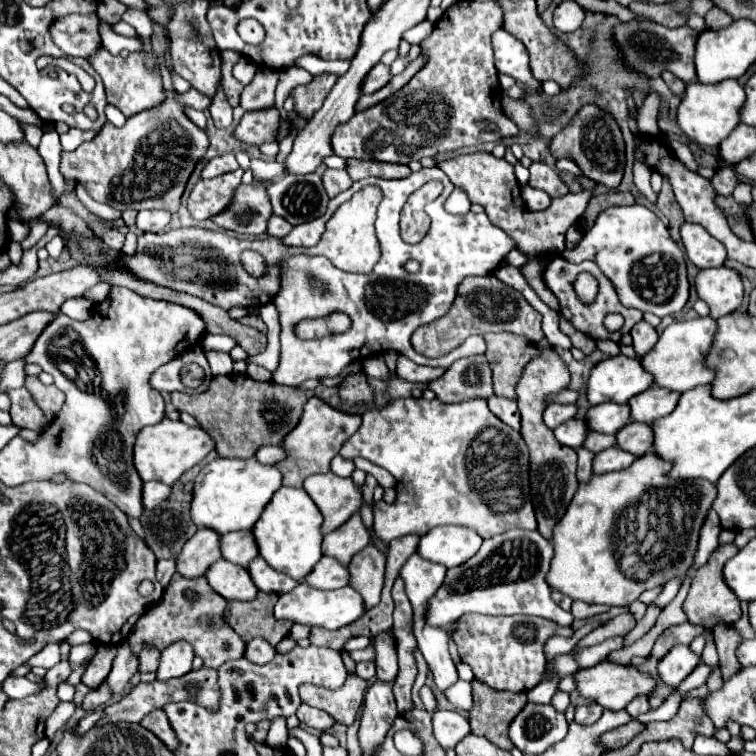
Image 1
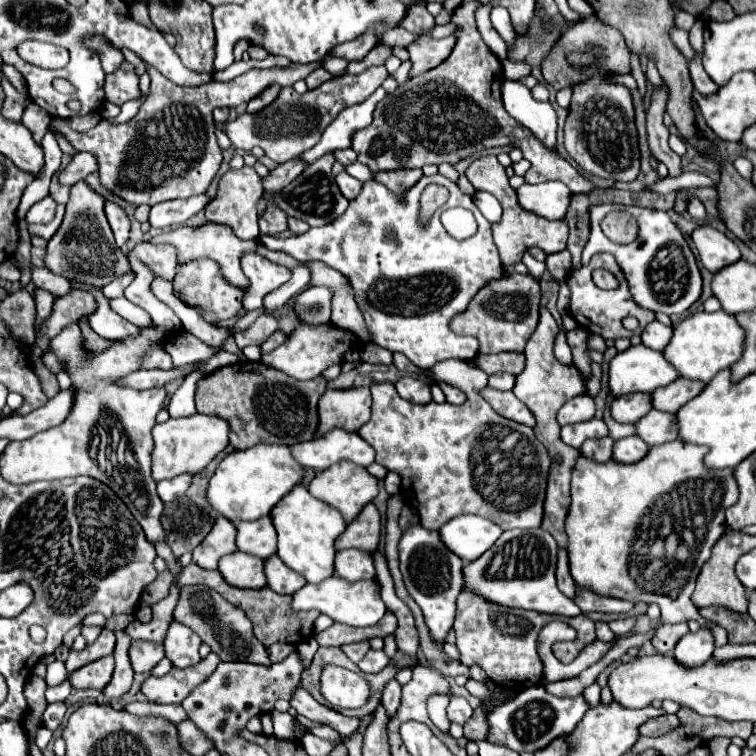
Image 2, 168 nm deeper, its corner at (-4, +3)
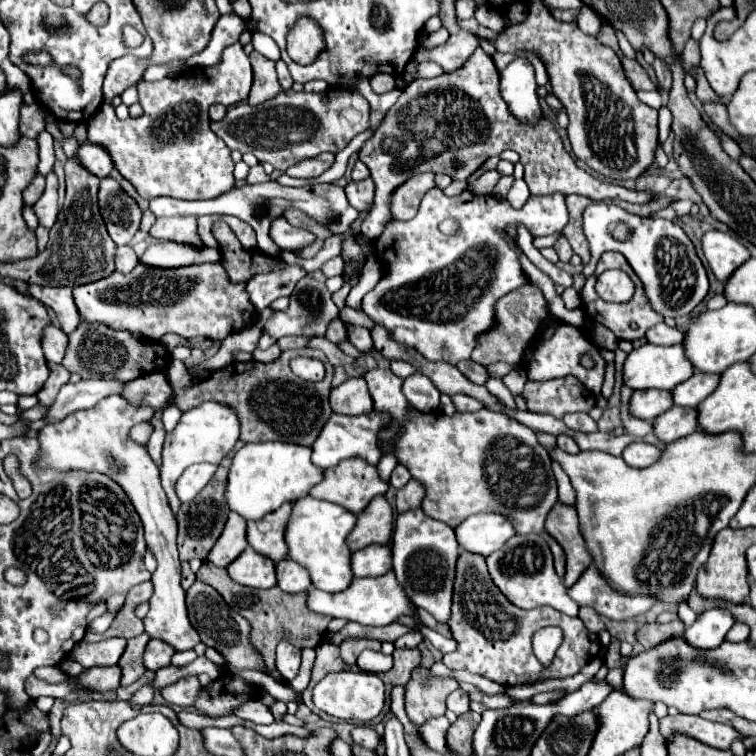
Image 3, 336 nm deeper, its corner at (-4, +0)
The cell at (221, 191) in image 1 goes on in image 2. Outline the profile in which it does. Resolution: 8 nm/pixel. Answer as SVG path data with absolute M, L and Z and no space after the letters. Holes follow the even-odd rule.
M242 167L238 171L230 169L220 177L218 191L216 191L212 203L208 203L208 207L204 209L206 219L232 227L232 231L240 239L256 239L260 235L258 221L256 221L256 217L258 217L256 215L256 199L260 199L260 195L262 195L262 181L260 181L258 173L254 171L254 167Z

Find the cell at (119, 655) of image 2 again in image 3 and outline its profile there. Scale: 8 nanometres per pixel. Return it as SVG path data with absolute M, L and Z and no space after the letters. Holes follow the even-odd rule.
M146 632L128 640L128 646L118 662L122 666L122 686L136 682L146 672L144 662L142 662L142 654L144 654L144 646L148 644L148 640L150 640L150 636Z

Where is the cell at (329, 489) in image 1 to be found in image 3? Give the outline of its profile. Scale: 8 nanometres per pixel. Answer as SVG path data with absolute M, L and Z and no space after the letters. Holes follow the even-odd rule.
M348 458L340 462L340 466L326 470L324 482L316 484L310 490L310 496L340 504L346 510L360 514L374 496L386 494L388 486L390 484L380 478L376 466L362 458Z

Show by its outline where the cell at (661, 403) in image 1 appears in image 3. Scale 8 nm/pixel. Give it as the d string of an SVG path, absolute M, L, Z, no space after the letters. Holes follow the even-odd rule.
M696 372L692 378L688 378L686 382L678 384L672 390L674 404L696 408L702 400L706 400L716 390L718 382L720 382L718 374L700 374L700 372Z

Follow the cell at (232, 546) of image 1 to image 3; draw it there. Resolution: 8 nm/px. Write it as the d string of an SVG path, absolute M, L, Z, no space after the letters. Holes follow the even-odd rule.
M284 502L280 510L274 510L272 514L266 514L260 520L248 522L248 544L256 552L272 558L274 562L288 558L288 544L284 540L284 534L286 534L290 512L292 512L292 504Z

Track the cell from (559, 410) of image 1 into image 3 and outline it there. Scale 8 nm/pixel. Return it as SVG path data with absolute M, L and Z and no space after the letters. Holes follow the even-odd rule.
M574 412L574 414L564 414L564 424L572 430L578 430L578 432L584 432L584 434L590 434L590 432L598 432L598 426L596 422L584 414L584 412Z

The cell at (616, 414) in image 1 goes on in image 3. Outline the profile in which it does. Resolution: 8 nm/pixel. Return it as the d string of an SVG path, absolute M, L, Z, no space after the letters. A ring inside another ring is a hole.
M636 390L632 400L630 400L630 412L636 418L642 420L654 420L660 414L664 414L666 410L670 410L674 406L670 392L666 390Z

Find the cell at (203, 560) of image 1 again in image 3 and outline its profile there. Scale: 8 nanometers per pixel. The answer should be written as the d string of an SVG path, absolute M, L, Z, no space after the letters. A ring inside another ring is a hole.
M230 512L226 528L222 532L222 536L218 538L218 542L214 544L212 552L208 554L208 560L216 566L226 568L230 562L234 562L244 548L248 546L246 542L246 520L240 518L240 514Z

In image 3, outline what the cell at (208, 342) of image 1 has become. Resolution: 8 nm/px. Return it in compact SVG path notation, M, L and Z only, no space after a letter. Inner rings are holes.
M308 274L296 284L296 290L290 296L290 308L284 312L274 312L274 316L264 324L264 330L274 338L282 338L282 336L290 336L290 334L322 338L326 334L328 322L332 322L336 316L338 316L338 308L332 302L332 294L326 288L326 284L318 282L314 276Z

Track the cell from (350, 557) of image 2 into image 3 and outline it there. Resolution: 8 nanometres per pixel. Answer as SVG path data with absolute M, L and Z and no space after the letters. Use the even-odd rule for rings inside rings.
M370 544L352 556L352 572L356 578L382 576L392 570L392 550L388 544Z

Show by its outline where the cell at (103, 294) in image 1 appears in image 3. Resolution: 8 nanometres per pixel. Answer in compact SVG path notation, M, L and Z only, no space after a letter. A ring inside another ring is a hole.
M118 246L116 248L116 270L118 272L130 272L136 264L138 264L138 256L134 254L134 250L130 246Z

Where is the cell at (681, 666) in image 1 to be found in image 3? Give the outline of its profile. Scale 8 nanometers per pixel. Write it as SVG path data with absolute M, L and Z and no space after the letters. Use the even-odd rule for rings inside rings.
M712 608L708 612L698 614L696 622L686 628L684 640L694 648L716 648L724 642L726 632L734 626L734 618L728 610Z

